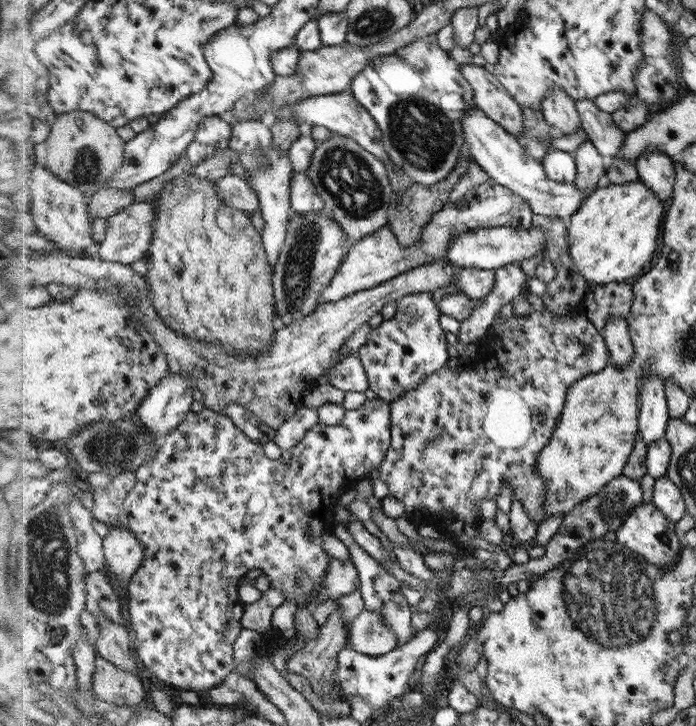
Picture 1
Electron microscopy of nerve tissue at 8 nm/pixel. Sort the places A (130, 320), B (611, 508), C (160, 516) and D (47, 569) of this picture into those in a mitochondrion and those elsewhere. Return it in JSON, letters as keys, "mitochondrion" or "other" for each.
{"A":"other","B":"mitochondrion","C":"other","D":"mitochondrion"}

